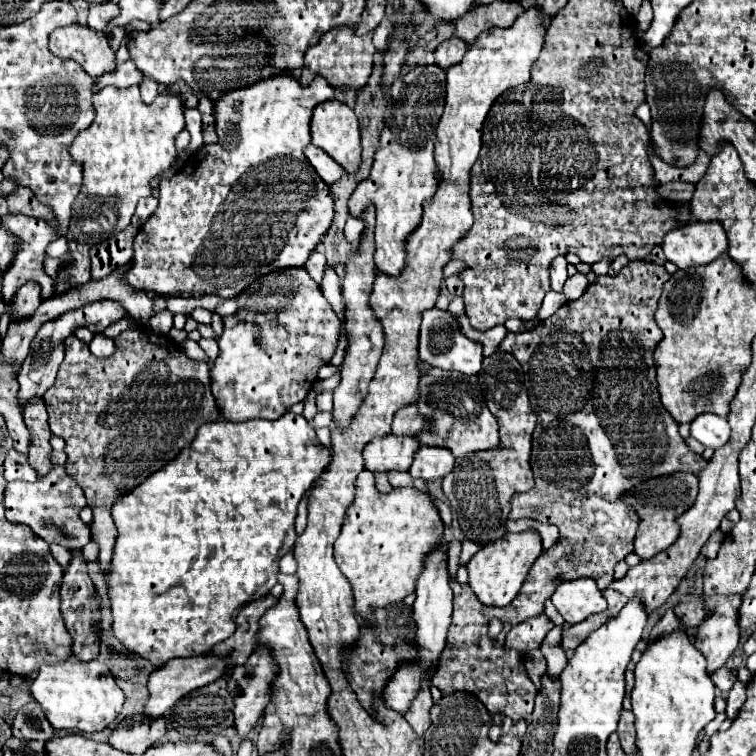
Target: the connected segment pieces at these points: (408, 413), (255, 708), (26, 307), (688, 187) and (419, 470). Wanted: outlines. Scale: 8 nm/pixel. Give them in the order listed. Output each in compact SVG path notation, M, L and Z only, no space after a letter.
M405 405L393 415L393 425L391 433L395 435L417 435L423 429L425 421L417 413L417 405Z
M257 647L251 653L251 657L247 659L247 663L237 667L233 671L233 675L229 677L227 691L231 693L231 697L235 697L233 699L233 703L235 703L235 709L233 709L235 725L233 727L235 727L235 731L237 731L237 735L241 739L245 739L251 733L251 729L255 727L255 723L261 719L263 709L265 709L267 701L269 701L269 681L275 677L275 673L277 673L277 665L273 663L269 651L265 647Z
M27 281L21 286L15 297L13 297L13 309L9 311L11 319L23 319L23 317L31 317L35 313L35 309L41 303L41 287L37 281Z
M675 181L675 183L659 185L659 187L657 187L657 193L661 193L661 197L663 197L665 201L681 203L681 201L689 201L689 199L691 199L693 189L695 189L693 183L681 183L681 181Z
M419 447L415 453L415 459L409 467L409 473L413 477L421 479L443 479L455 465L455 457L449 453L449 449L437 449L437 447Z

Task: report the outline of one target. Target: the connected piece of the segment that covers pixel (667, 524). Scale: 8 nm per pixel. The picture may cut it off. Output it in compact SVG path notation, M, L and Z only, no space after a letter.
M677 471L667 477L659 477L659 487L653 481L641 483L639 493L625 493L621 497L621 501L627 501L629 505L633 505L639 517L639 527L635 535L635 553L641 559L651 559L653 555L667 549L677 539L679 527L675 519L695 503L695 497L697 497L697 475L683 473L683 471Z

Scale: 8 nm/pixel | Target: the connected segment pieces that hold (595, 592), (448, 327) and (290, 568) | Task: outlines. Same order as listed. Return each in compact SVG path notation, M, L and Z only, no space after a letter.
M573 579L563 581L553 597L553 605L563 615L563 619L571 625L587 619L591 613L599 613L607 607L601 591L597 589L595 581L589 579Z
M433 307L423 313L423 323L421 323L421 333L419 333L419 359L423 359L425 363L439 367L439 369L475 375L481 369L483 345L477 341L471 341L469 337L465 337L461 333L459 321L455 319L453 313Z
M289 551L279 561L279 570L285 574L294 574L297 570L297 561L294 560L293 551Z

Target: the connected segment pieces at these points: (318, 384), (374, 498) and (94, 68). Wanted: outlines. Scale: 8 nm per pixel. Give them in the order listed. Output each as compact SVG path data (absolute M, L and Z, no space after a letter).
M335 373L335 375L329 377L329 379L317 379L317 381L313 383L313 391L315 391L315 393L333 391L333 389L337 387L337 381L339 381L339 373Z
M367 469L359 473L355 481L355 499L347 507L341 533L335 541L335 561L353 587L355 611L363 621L369 621L373 617L371 609L375 605L385 607L387 603L403 601L409 593L415 591L415 583L423 571L425 557L443 543L443 529L445 527L435 507L435 499L429 493L417 493L417 489L409 487L393 487L389 493L379 493L375 487L373 473L369 473Z
M69 25L49 35L49 49L63 59L77 61L93 79L115 69L115 53L107 37L87 25Z

